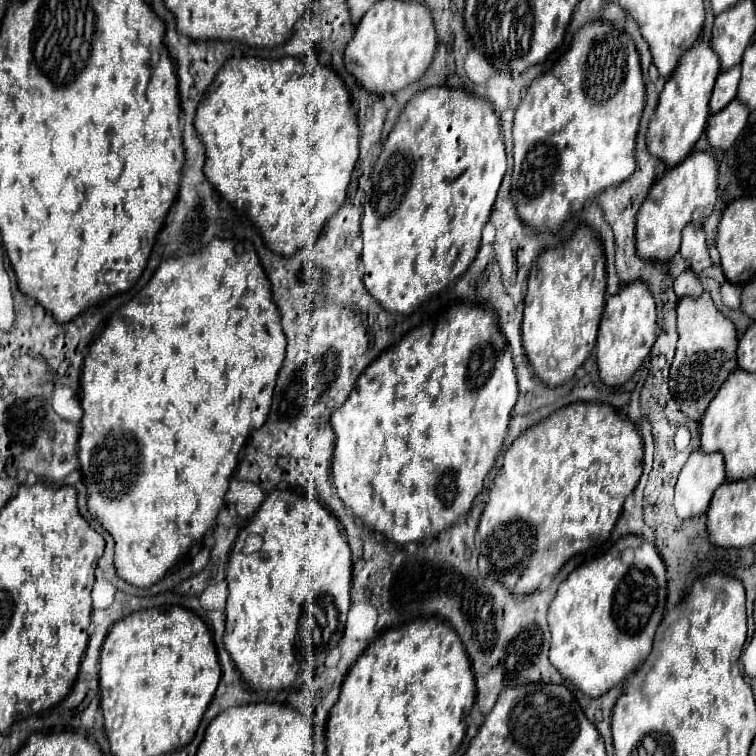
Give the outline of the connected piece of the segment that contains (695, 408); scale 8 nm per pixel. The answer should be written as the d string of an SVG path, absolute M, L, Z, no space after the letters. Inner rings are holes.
M710 293L700 297L682 297L678 301L678 349L670 367L670 391L676 399L680 411L692 421L700 421L706 407L718 393L726 377L738 367L736 363L736 329L730 319L726 319L714 305Z

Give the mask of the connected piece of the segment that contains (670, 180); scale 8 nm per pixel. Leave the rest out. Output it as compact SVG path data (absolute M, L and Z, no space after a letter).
M710 151L690 153L680 165L668 169L658 183L650 189L646 203L642 203L642 211L638 211L636 219L636 251L640 259L656 259L670 261L680 249L680 233L692 223L694 227L702 227L708 215L714 209L718 197L718 165Z

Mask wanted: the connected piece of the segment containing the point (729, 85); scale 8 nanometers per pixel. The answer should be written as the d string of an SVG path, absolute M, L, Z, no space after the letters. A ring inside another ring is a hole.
M732 67L730 71L722 71L718 75L716 85L714 85L714 93L710 99L710 111L712 113L718 113L736 97L738 83L740 83L740 67Z

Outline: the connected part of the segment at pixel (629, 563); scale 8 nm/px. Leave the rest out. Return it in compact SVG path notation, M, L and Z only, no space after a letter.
M632 535L622 537L606 555L588 565L574 569L566 581L560 583L556 597L548 609L548 625L552 633L550 663L558 667L560 675L578 687L584 695L596 699L632 675L652 651L654 633L664 617L666 605L666 567L656 547L640 541L632 547Z

